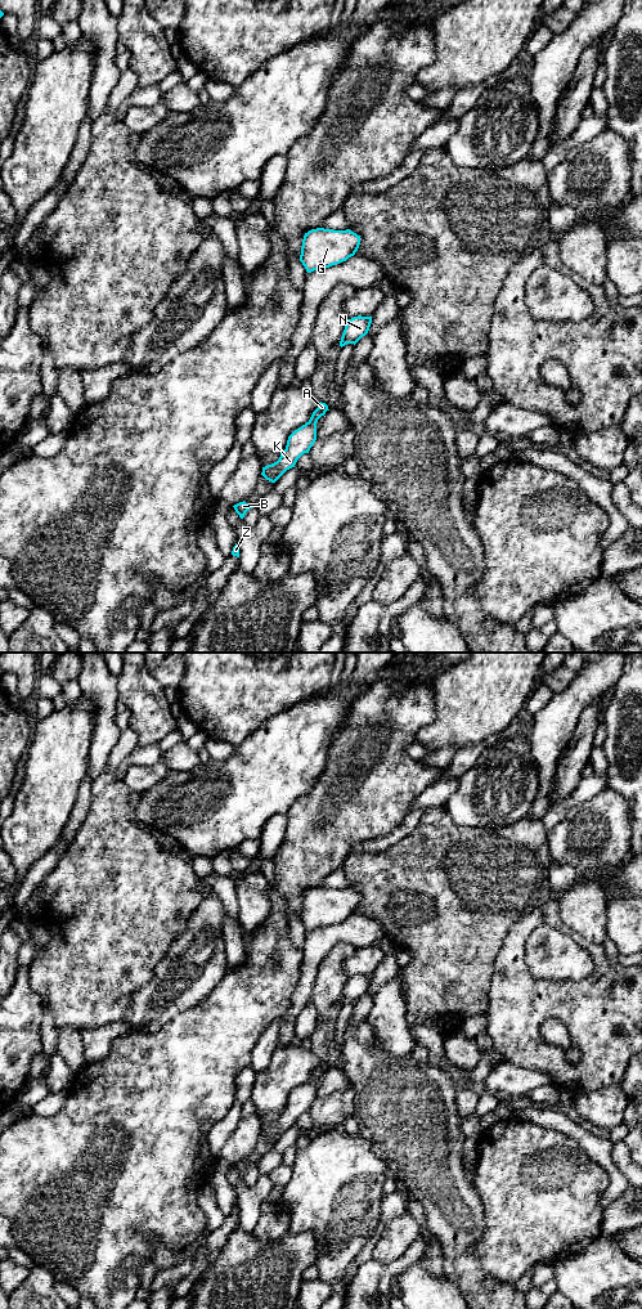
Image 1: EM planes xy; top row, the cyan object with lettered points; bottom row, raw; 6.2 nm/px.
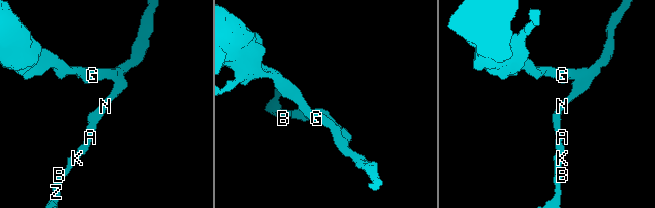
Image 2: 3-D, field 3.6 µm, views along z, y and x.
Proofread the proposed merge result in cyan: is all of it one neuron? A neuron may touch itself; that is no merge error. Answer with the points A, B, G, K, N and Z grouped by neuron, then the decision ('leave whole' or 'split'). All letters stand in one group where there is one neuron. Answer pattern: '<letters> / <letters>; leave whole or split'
A B G K N Z; leave whole

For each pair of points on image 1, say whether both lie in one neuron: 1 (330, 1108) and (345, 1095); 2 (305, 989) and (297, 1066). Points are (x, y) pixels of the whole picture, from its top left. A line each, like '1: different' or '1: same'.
1: same
2: different

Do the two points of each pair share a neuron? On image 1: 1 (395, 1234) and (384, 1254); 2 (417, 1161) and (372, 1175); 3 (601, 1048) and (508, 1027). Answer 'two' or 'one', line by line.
1: one
2: two
3: one

